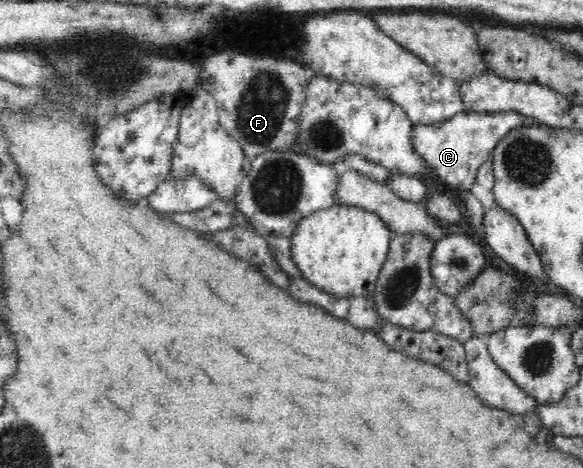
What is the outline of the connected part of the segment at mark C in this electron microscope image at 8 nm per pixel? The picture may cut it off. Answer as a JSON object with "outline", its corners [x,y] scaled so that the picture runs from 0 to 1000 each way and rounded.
{"outline":[[[794,237],[772,256],[750,265],[707,265],[705,306],[741,376],[751,378],[777,402],[804,404],[818,382],[822,357],[844,338],[856,301],[882,271],[918,263],[916,252],[899,250],[892,241],[837,246]]]}

